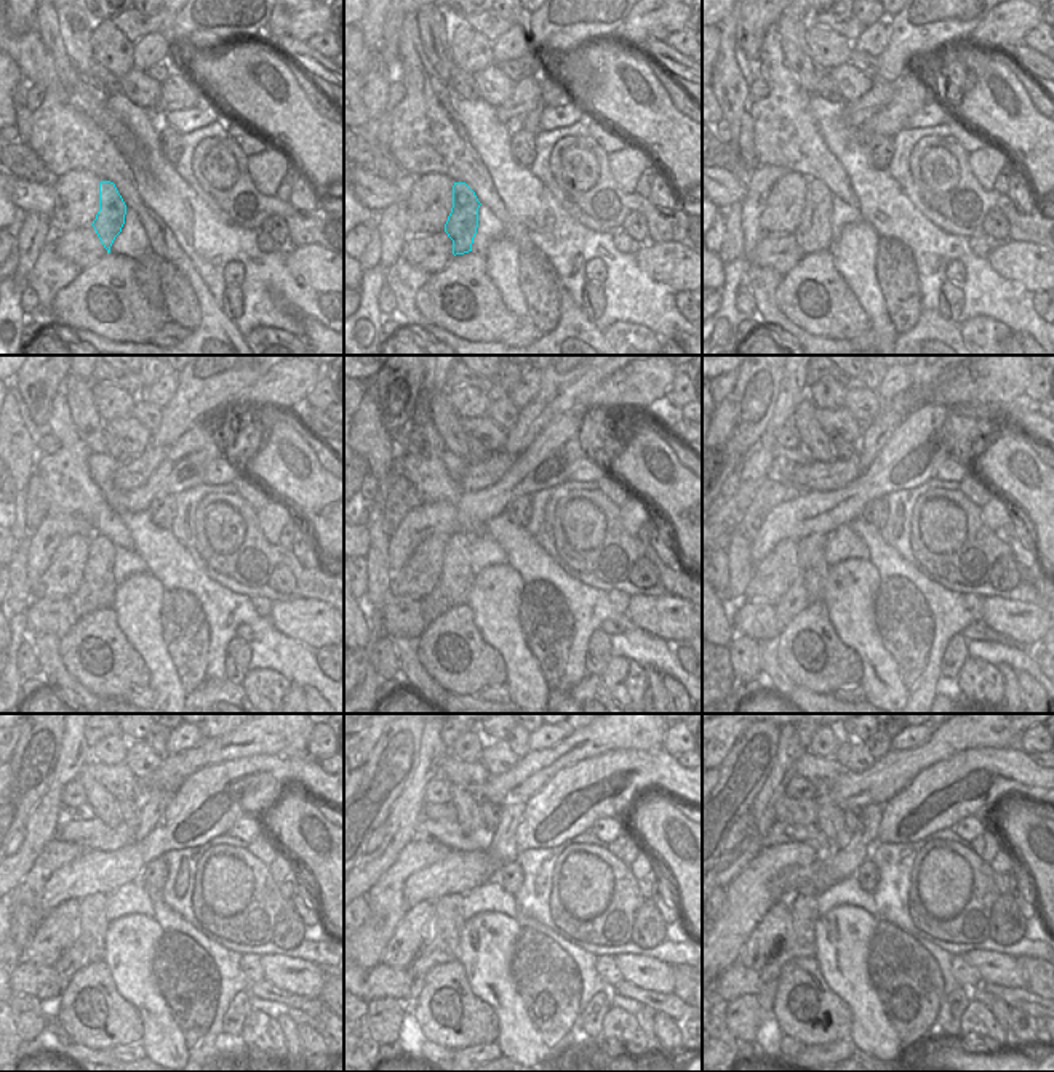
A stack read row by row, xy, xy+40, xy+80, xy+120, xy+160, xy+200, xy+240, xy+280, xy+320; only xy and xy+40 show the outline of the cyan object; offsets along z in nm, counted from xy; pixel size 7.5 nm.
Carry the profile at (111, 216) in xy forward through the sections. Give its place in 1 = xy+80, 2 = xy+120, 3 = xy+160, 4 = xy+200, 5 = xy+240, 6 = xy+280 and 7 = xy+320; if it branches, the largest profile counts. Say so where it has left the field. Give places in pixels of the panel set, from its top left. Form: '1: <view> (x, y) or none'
1: xy+80 (814, 232)
2: xy+120 (96, 591)
3: xy+160 (453, 588)
4: xy+200 (806, 589)
5: xy+240 (88, 948)
6: xy+280 (443, 946)
7: xy+320 (800, 941)

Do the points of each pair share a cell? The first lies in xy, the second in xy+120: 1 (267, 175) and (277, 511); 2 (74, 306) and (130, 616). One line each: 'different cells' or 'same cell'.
1: same cell
2: different cells

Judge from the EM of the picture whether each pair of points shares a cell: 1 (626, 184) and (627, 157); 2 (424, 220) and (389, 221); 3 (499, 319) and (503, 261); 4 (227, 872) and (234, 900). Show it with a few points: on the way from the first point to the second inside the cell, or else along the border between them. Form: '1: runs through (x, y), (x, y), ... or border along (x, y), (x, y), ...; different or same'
1: runs through (626, 178), (627, 164); same
2: border along (415, 183), (408, 199), (408, 234); different
3: border along (487, 261), (487, 274), (501, 301), (520, 320); different
4: runs through (227, 879), (227, 893); same

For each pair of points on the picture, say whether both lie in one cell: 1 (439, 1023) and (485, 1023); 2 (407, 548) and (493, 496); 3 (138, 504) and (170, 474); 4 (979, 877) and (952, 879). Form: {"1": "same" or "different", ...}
{"1": "same", "2": "same", "3": "same", "4": "different"}

